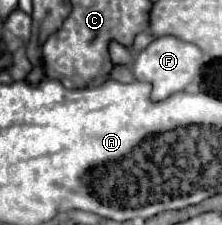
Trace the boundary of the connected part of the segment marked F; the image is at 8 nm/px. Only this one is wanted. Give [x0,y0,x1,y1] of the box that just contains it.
[134,36,204,100]

